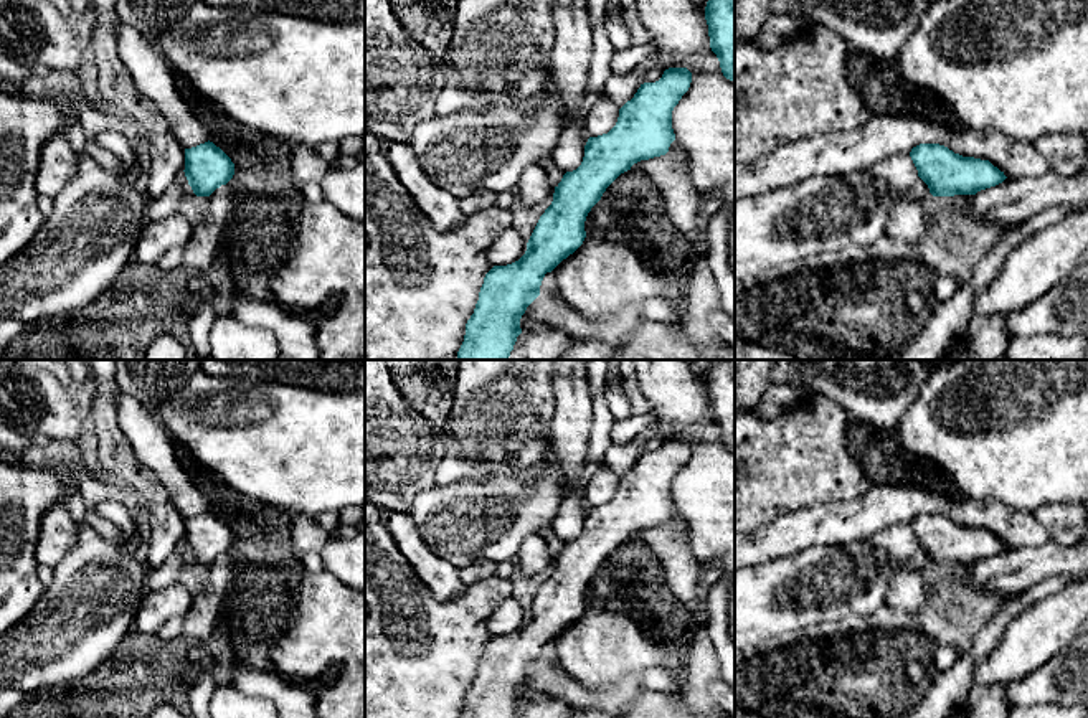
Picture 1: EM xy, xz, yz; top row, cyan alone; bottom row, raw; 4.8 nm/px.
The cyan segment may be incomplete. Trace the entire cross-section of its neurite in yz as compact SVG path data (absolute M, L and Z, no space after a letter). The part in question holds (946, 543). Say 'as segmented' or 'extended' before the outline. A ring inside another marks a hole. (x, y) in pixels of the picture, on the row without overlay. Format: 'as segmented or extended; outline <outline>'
as segmented; outline M920 513L910 527L933 566L976 564L1007 548L989 530L963 527L939 513Z

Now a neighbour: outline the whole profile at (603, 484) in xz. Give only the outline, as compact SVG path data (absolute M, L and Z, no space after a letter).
M601 464L589 479L586 505L598 507L608 503L616 495L617 487L619 477L606 464Z

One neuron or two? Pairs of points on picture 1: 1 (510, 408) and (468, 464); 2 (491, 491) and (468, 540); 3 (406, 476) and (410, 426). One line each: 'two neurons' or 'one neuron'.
1: one neuron
2: one neuron
3: one neuron

